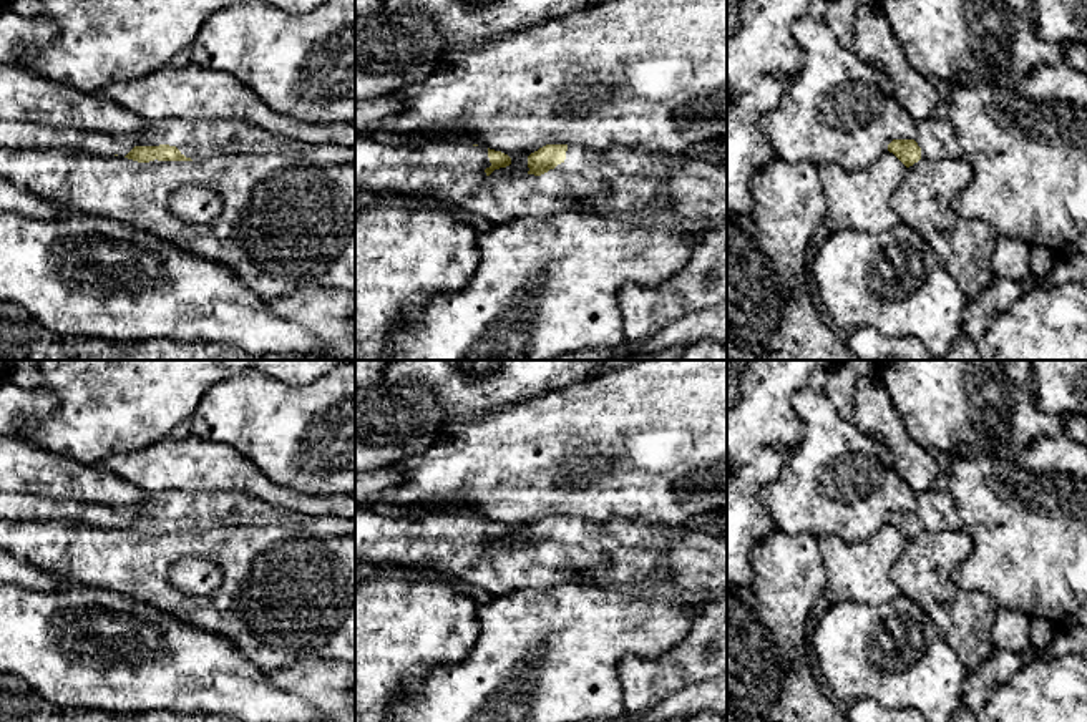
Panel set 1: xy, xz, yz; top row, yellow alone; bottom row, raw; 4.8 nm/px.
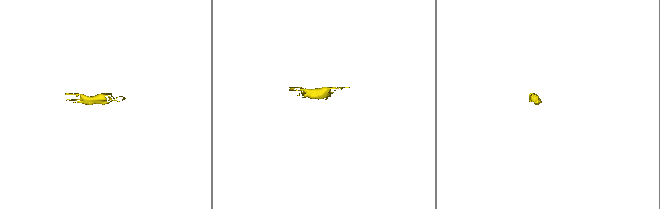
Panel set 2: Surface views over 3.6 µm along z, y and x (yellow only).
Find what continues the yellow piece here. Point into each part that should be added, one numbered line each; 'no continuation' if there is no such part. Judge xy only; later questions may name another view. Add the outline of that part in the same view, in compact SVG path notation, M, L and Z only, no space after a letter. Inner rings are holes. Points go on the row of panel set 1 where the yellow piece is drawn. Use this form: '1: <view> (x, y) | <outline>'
1: xy (199, 140) | M236 118L149 121L144 134L113 138L101 131L58 128L23 121L0 120L0 148L13 149L71 149L91 156L124 158L134 146L176 146L193 161L227 154L274 153L280 161L307 164L355 164L355 148L310 144L275 136Z

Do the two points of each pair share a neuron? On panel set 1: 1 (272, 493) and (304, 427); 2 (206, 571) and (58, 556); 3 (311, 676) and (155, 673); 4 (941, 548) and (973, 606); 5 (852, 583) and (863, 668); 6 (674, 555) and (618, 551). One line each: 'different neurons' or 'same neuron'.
1: different neurons
2: different neurons
3: different neurons
4: same neuron
5: different neurons
6: different neurons

